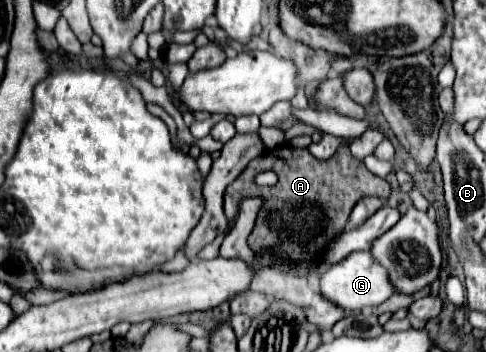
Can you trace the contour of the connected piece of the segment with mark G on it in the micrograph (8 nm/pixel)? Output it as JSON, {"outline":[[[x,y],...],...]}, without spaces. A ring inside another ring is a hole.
{"outline":[[[354,252],[346,260],[338,262],[336,266],[330,266],[322,278],[320,278],[320,294],[328,302],[336,304],[342,310],[362,310],[362,308],[372,308],[382,304],[386,298],[394,294],[394,288],[386,276],[386,268],[378,266],[378,262],[372,260],[370,252]]]}

